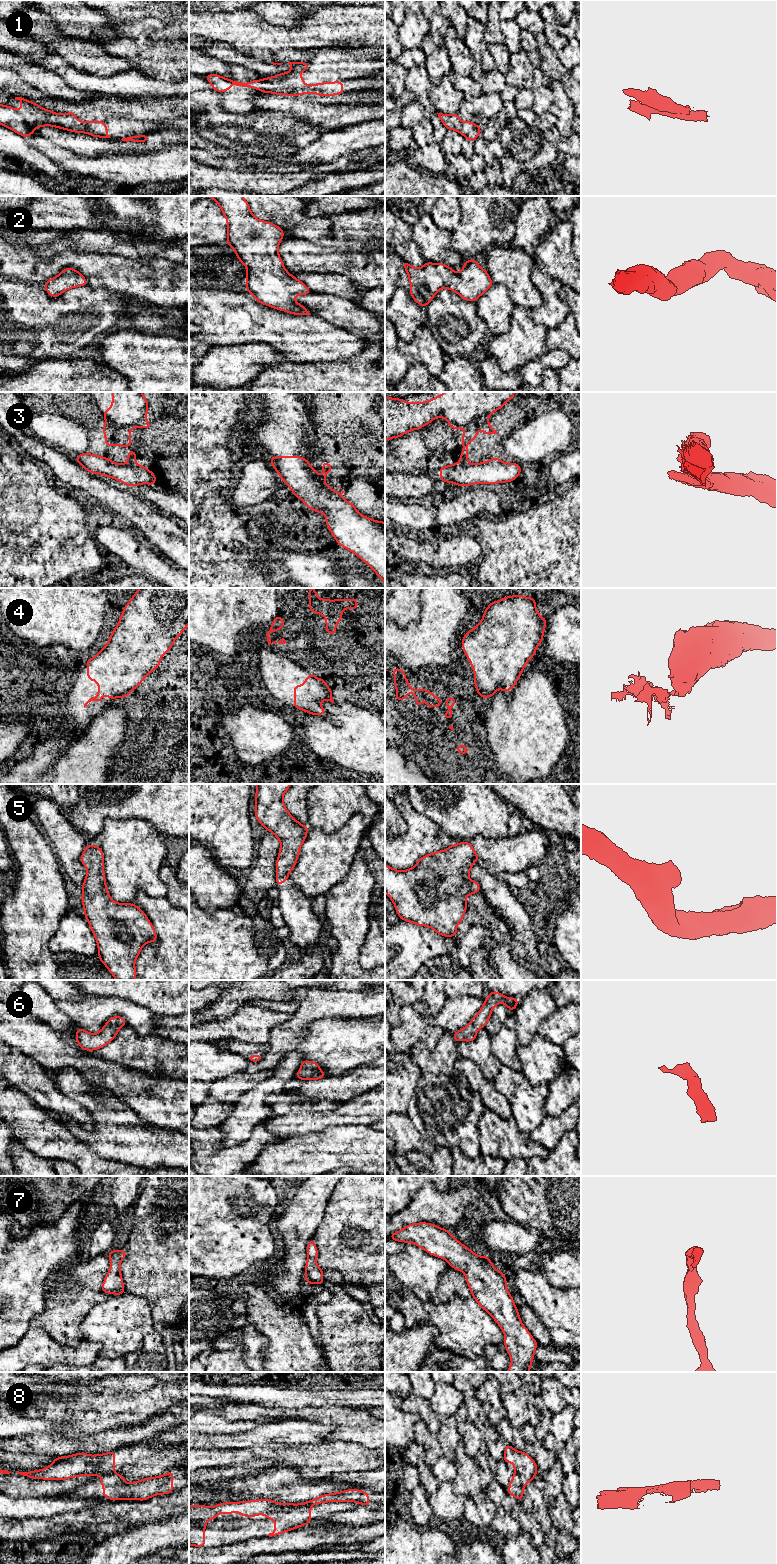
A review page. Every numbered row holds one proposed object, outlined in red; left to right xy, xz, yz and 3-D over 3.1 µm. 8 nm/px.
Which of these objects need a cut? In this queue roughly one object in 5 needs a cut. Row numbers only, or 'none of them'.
1, 3, 8

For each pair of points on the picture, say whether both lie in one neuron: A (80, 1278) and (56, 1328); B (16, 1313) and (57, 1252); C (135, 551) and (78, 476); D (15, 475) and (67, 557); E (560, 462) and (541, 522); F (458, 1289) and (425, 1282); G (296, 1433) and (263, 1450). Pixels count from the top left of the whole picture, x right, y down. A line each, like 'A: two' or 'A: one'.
A: one
B: one
C: two
D: one
E: two
F: two
G: two

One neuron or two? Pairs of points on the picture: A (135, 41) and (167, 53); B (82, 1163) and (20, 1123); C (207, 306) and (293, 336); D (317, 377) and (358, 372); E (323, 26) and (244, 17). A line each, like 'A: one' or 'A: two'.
A: one
B: one
C: one
D: one
E: one

